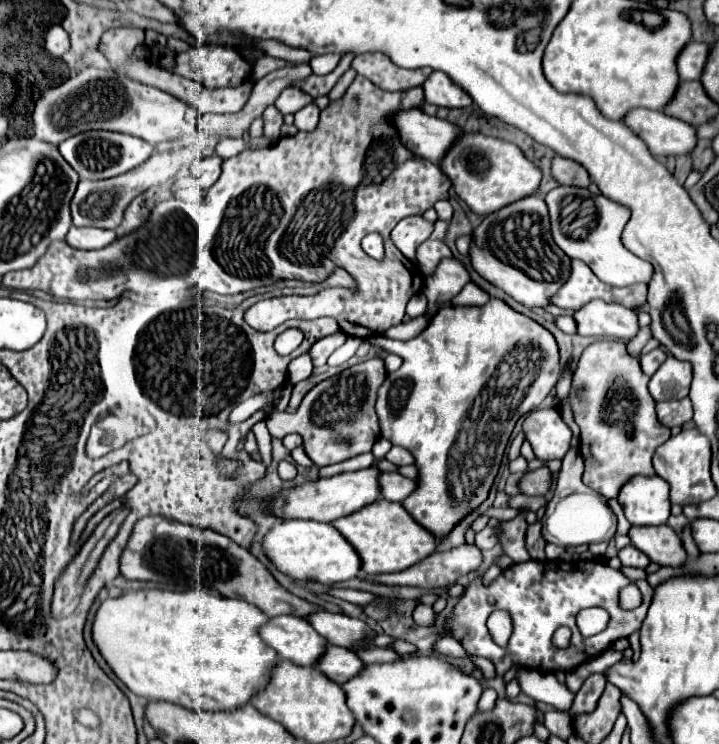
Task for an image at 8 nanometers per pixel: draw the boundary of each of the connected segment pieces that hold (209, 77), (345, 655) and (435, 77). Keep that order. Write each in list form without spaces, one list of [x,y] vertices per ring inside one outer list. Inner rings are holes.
[[[199,46],[177,54],[171,72],[201,82],[205,88],[239,86],[249,76],[251,64],[235,50],[221,46]]]
[[[327,644],[327,650],[317,660],[315,668],[321,670],[329,680],[333,680],[341,686],[347,680],[351,680],[351,676],[359,674],[359,668],[363,668],[363,662],[359,660],[359,656],[355,652]]]
[[[431,72],[421,88],[425,92],[425,100],[435,106],[465,108],[471,104],[471,98],[457,84],[453,84],[443,72]]]

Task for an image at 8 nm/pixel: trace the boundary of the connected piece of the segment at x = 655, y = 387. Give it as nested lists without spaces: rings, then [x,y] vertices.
[[[667,356],[667,360],[651,376],[649,392],[655,398],[655,402],[681,400],[689,394],[691,378],[693,378],[691,364],[675,360],[673,356]]]

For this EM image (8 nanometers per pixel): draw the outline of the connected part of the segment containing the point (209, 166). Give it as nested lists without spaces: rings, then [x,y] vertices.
[[[213,154],[209,158],[195,160],[191,164],[191,174],[199,180],[199,186],[203,190],[207,190],[207,188],[211,188],[219,180],[219,176],[221,176],[221,164],[223,164],[223,160],[217,154]]]

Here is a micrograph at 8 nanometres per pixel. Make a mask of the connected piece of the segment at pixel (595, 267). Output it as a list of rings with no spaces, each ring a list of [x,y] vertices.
[[[575,186],[553,188],[545,196],[545,202],[549,206],[553,240],[571,260],[585,262],[601,282],[611,286],[623,288],[637,282],[649,284],[653,276],[651,264],[627,252],[627,248],[621,244],[621,230],[629,220],[627,208],[607,200],[603,194],[591,194],[587,188]]]

